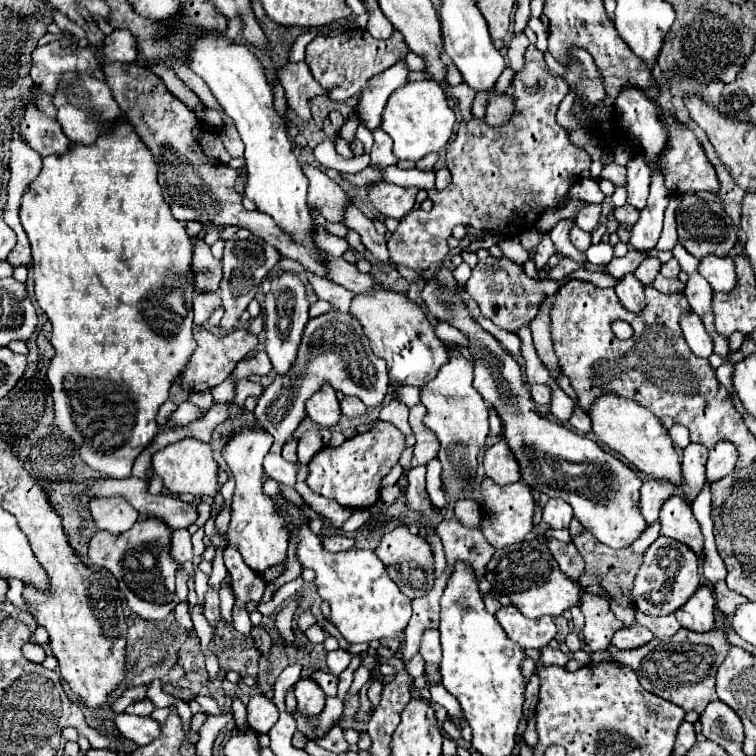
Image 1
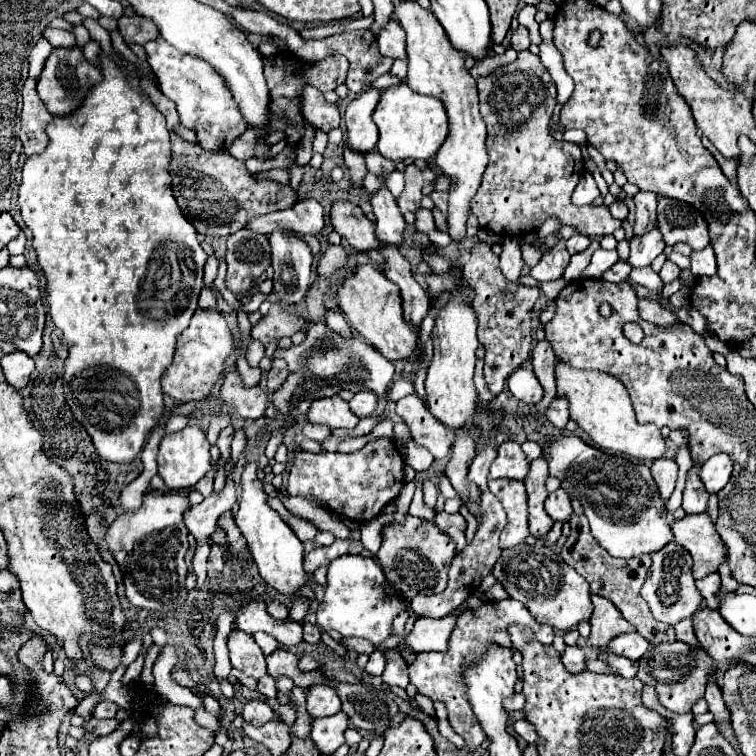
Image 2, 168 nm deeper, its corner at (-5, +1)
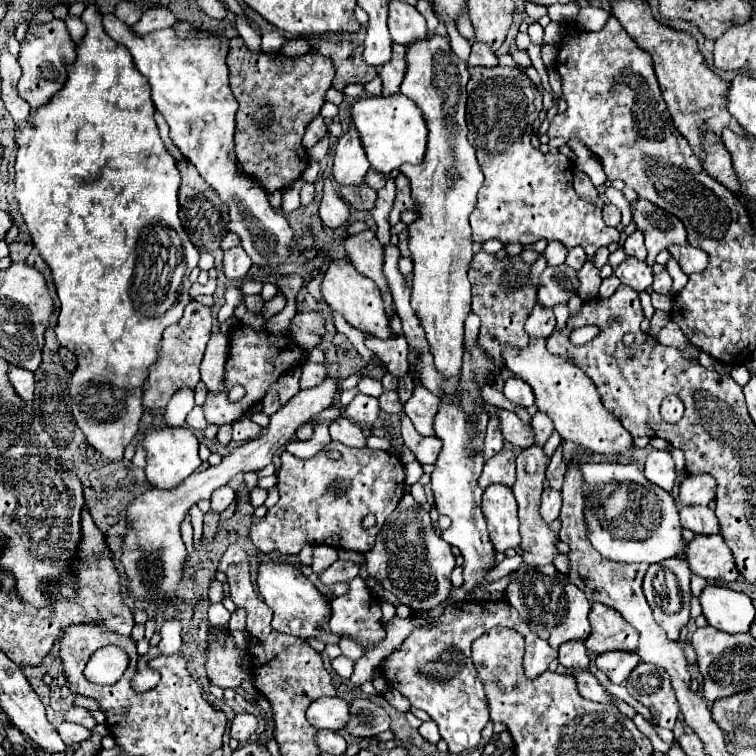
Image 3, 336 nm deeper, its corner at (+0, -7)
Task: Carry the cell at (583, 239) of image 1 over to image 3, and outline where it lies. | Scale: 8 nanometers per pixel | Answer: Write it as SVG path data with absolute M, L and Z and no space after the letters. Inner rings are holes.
M574 247L574 249L570 249L568 251L568 259L566 259L566 265L570 265L572 269L582 269L582 265L586 263L586 259L588 259L588 255L584 253L584 249L578 249L578 247Z

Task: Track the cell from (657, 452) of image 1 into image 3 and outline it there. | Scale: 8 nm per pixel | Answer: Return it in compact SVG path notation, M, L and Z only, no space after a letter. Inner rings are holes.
M530 339L524 349L502 345L502 357L506 369L512 371L516 377L522 377L532 387L536 407L552 419L554 429L562 439L572 441L582 449L594 453L624 453L634 447L632 435L618 423L612 413L606 413L606 409L602 409L602 403L598 401L598 391L594 389L590 377L586 377L582 369L570 365L566 359L552 355L546 349L546 339Z

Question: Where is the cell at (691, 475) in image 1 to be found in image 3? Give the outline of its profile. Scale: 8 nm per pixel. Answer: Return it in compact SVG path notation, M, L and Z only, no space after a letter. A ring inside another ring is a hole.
M682 507L680 509L682 527L696 535L716 535L720 533L720 521L710 507Z

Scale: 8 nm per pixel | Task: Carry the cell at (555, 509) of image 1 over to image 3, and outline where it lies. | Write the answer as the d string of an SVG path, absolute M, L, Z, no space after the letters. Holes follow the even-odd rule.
M544 487L544 491L542 491L542 505L540 505L542 519L546 523L552 523L554 519L558 519L560 507L562 507L562 495L560 495L560 491L556 491L552 487Z

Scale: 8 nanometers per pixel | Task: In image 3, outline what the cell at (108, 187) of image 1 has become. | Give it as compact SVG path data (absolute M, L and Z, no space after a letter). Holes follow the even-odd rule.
M96 3L86 5L82 17L86 25L86 35L82 41L76 45L76 59L70 63L68 79L64 87L50 97L46 105L40 109L32 109L26 125L16 126L15 137L18 152L16 155L16 199L24 217L24 223L28 225L28 231L32 235L34 247L40 251L42 259L48 263L52 269L52 277L56 283L58 299L62 303L60 315L58 315L58 325L56 325L56 337L60 345L68 347L72 353L78 357L78 369L74 371L70 379L70 393L72 393L72 413L78 423L78 427L84 431L88 443L100 451L106 459L118 461L124 455L126 445L136 437L138 433L138 423L142 417L142 385L146 381L148 367L158 359L158 343L162 339L162 333L168 325L180 321L184 307L190 303L190 271L198 265L198 249L190 243L178 211L178 189L180 189L180 173L176 167L176 159L168 153L166 145L160 139L156 121L154 121L154 103L150 99L150 83L146 77L136 69L130 51L112 41L110 35L102 27L102 13L98 11Z

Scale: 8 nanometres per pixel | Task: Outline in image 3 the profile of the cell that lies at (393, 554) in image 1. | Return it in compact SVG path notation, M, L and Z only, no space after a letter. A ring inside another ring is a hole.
M408 493L386 519L386 525L376 537L374 549L364 557L368 575L392 595L396 595L400 603L406 603L414 611L434 609L450 597L450 573L454 569L454 555L450 553L450 545L440 535L436 535L430 513L422 509Z

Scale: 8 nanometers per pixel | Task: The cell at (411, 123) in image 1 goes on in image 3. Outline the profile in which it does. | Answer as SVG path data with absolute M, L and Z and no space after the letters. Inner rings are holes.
M404 95L360 97L350 107L350 119L360 135L362 147L374 171L388 175L402 163L418 163L426 153L426 123L422 111Z

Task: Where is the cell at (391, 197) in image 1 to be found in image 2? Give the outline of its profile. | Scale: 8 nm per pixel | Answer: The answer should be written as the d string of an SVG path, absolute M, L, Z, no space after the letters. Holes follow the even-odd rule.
M409 165L405 169L405 189L403 189L401 197L397 199L399 211L403 215L419 209L421 199L433 191L433 179L435 179L435 173L429 167L419 169L415 165Z

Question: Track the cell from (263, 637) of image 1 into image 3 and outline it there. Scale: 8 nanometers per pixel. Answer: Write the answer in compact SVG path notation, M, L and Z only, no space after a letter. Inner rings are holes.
M356 699L350 705L350 723L346 725L346 731L352 737L366 739L386 731L388 727L390 727L388 713L370 699Z

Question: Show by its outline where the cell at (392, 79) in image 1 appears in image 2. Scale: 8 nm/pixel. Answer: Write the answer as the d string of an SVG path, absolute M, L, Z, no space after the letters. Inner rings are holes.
M367 87L361 95L357 95L345 111L347 125L347 143L351 149L365 153L367 149L377 147L379 129L373 123L373 111L381 99L381 89Z

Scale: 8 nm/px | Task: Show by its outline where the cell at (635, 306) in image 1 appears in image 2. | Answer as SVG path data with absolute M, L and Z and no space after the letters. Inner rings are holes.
M639 299L639 315L641 315L641 319L645 319L649 323L655 323L655 325L677 323L675 315L669 313L667 309L663 309L659 305L659 301L655 301L655 299Z

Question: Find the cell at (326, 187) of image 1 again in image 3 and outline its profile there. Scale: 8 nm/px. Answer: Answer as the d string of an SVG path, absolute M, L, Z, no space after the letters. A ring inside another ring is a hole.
M362 231L354 237L346 237L344 241L346 245L346 253L348 259L352 261L352 265L366 277L370 277L382 291L382 299L384 299L384 309L388 315L388 321L394 315L394 303L392 303L392 295L390 295L390 287L388 281L384 277L384 247L380 245L380 241L376 239L376 233L372 231Z

